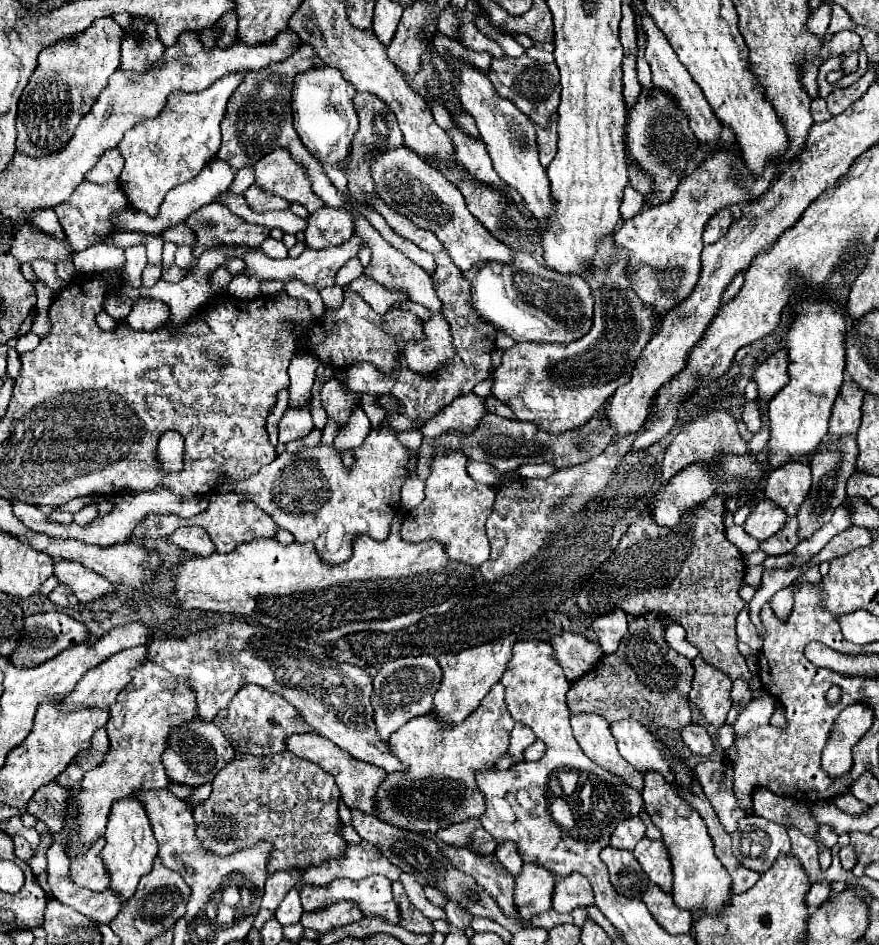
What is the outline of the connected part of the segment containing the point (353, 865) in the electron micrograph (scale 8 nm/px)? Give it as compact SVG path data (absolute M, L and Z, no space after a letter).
M361 841L359 845L349 843L345 857L333 859L329 863L323 863L321 867L311 867L303 871L295 887L301 885L325 885L331 883L337 877L347 879L365 879L369 875L385 875L389 881L397 881L401 875L401 869L391 865L375 845Z

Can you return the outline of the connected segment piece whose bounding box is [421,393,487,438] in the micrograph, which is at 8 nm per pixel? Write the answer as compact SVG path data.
M469 393L453 399L449 407L443 407L429 423L421 427L421 432L425 438L434 438L450 430L460 430L463 433L471 433L481 421L481 417L487 413L483 407L483 399Z

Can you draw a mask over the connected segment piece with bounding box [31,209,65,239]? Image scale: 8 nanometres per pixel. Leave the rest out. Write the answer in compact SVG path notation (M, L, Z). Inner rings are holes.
M43 209L31 217L31 223L41 231L49 231L49 235L57 235L57 239L65 239L65 231L61 231L61 223L53 209Z

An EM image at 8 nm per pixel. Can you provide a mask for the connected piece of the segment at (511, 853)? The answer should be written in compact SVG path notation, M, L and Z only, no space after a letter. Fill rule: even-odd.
M505 843L503 847L499 847L499 849L495 851L495 857L497 857L513 875L517 875L517 873L521 871L523 861L519 859L519 853L515 851L515 847L513 847L511 843Z

